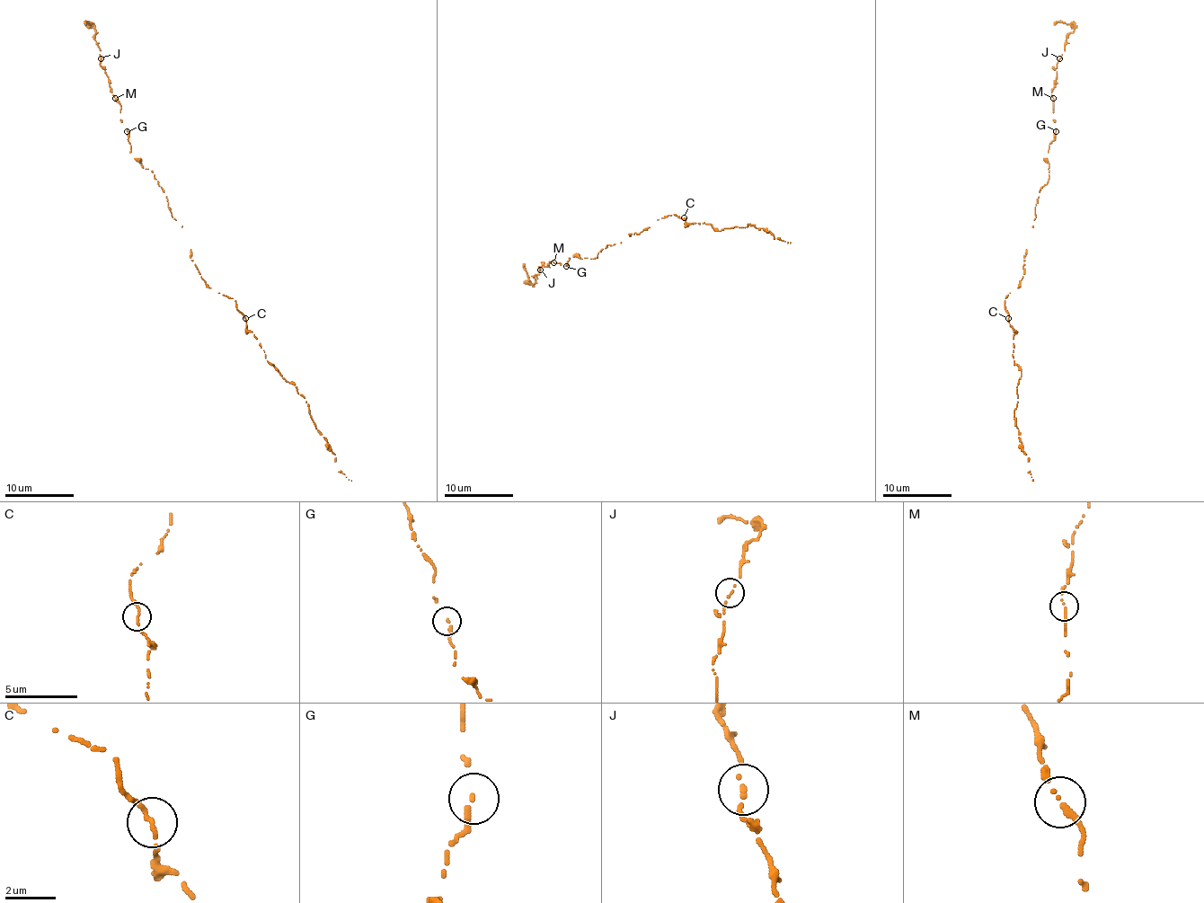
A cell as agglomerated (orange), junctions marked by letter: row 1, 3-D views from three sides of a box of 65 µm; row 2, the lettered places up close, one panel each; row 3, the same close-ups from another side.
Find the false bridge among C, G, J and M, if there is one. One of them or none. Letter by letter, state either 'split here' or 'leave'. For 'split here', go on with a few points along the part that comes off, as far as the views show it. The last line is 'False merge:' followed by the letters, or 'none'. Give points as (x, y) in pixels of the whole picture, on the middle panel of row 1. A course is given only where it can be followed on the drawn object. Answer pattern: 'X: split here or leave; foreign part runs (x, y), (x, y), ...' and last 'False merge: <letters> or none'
C: leave
G: leave
J: leave
M: leave
False merge: none

